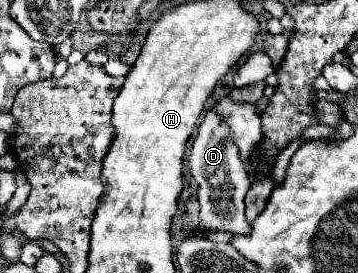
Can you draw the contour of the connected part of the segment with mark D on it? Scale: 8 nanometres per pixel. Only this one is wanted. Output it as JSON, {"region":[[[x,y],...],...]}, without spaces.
{"region":[[[209,111],[203,123],[199,125],[199,133],[193,141],[189,155],[189,167],[197,183],[201,227],[205,231],[229,231],[229,233],[247,235],[251,225],[245,219],[243,197],[251,185],[251,179],[247,179],[245,167],[239,159],[239,151],[235,151],[235,145],[231,143],[231,139],[227,139],[227,127],[223,127],[223,123],[215,119],[213,111]]]}

